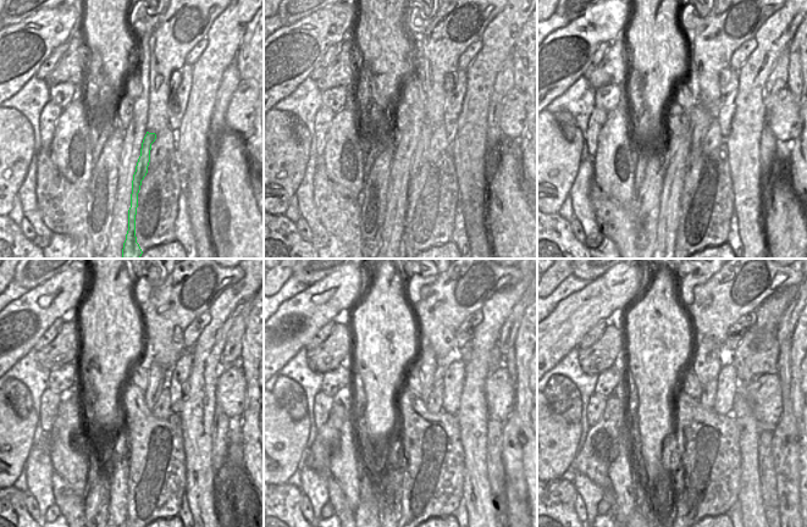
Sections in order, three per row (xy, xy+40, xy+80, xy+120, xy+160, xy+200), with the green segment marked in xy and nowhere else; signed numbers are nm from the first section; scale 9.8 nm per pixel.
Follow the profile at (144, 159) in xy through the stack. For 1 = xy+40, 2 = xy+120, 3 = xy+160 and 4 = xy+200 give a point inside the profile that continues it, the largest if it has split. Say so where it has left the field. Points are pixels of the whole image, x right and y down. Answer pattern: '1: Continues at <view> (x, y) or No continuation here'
1: Continues at xy+40 (426, 129)
2: Continues at xy+120 (158, 375)
3: Continues at xy+160 (432, 367)
4: Continues at xy+200 (706, 364).

